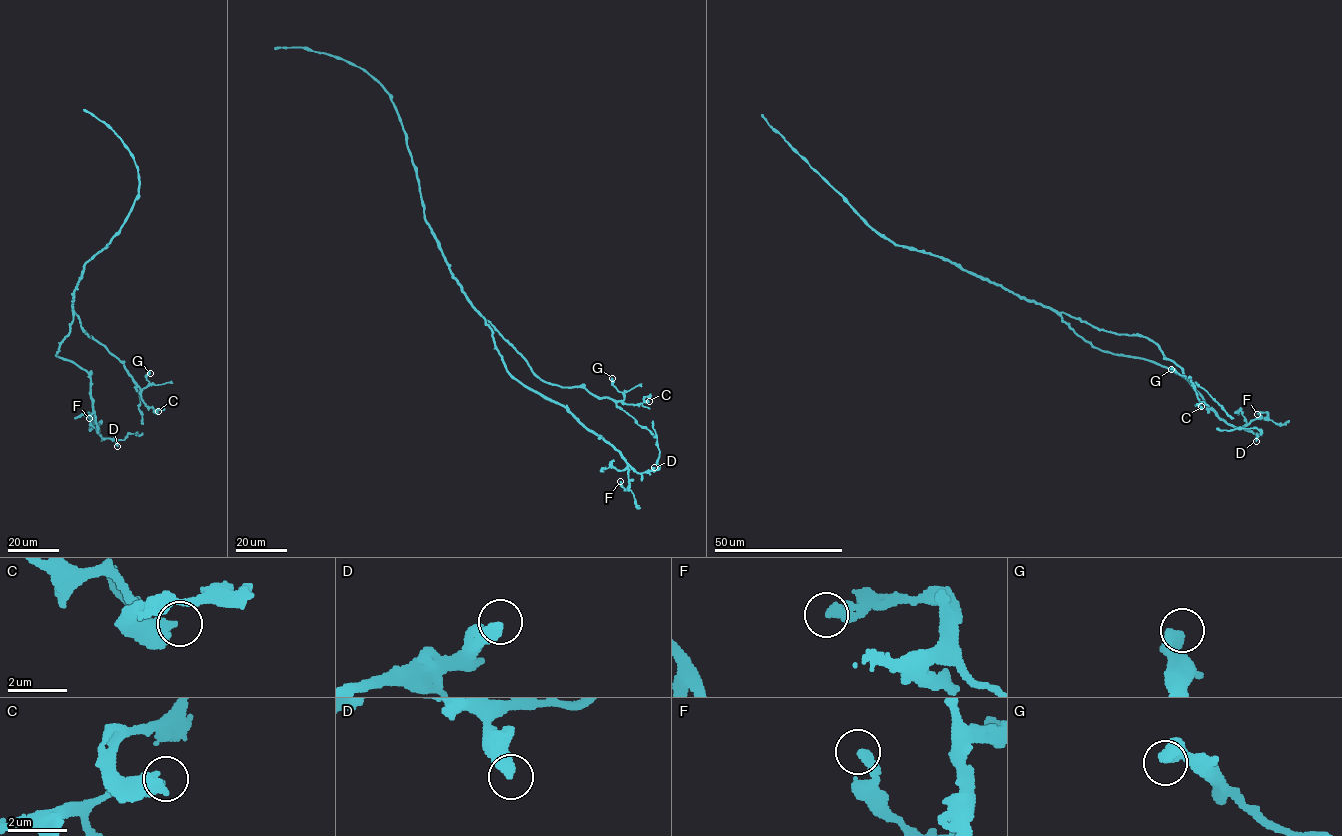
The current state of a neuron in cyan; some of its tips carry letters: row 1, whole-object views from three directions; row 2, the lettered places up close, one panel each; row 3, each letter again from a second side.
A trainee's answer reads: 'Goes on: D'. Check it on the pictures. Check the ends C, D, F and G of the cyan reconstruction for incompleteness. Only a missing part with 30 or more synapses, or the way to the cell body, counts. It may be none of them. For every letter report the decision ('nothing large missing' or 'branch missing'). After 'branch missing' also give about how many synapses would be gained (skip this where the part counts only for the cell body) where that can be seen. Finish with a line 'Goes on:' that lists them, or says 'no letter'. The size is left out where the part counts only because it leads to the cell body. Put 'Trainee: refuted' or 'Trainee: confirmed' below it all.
C: nothing large missing
D: nothing large missing
F: nothing large missing
G: nothing large missing
Goes on: no letter
Trainee: refuted

